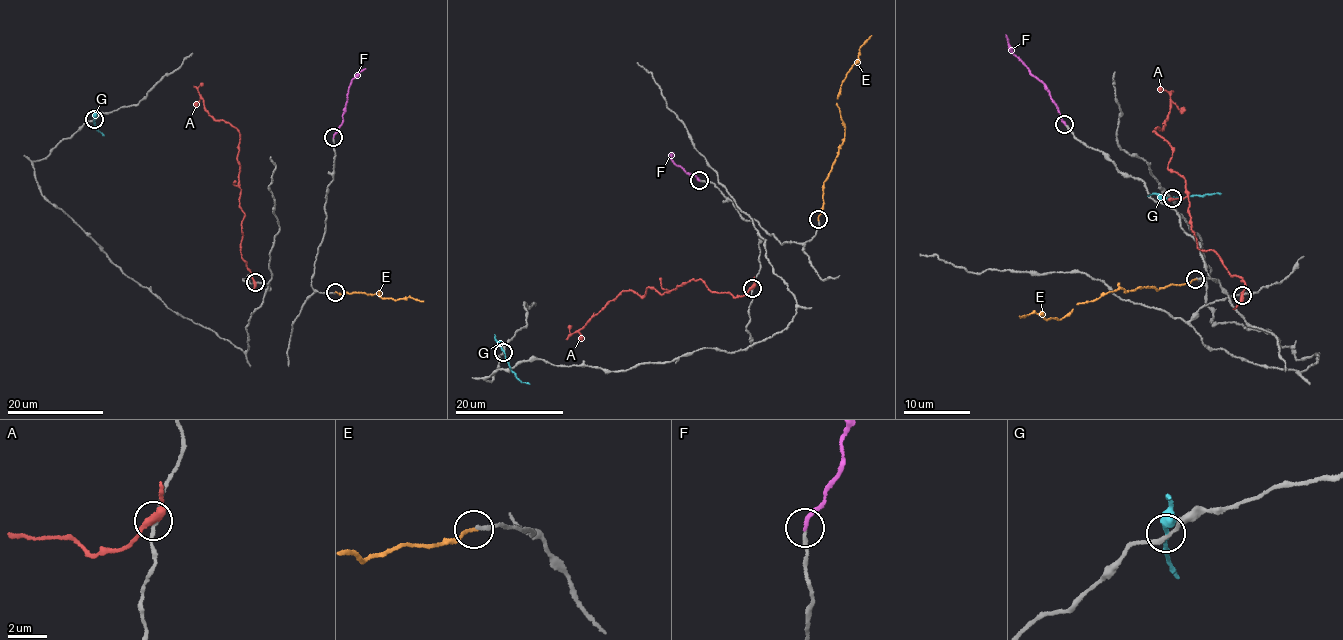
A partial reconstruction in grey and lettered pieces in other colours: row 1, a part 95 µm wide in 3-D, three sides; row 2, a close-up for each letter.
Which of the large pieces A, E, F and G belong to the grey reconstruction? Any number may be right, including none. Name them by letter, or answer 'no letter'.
E, F

